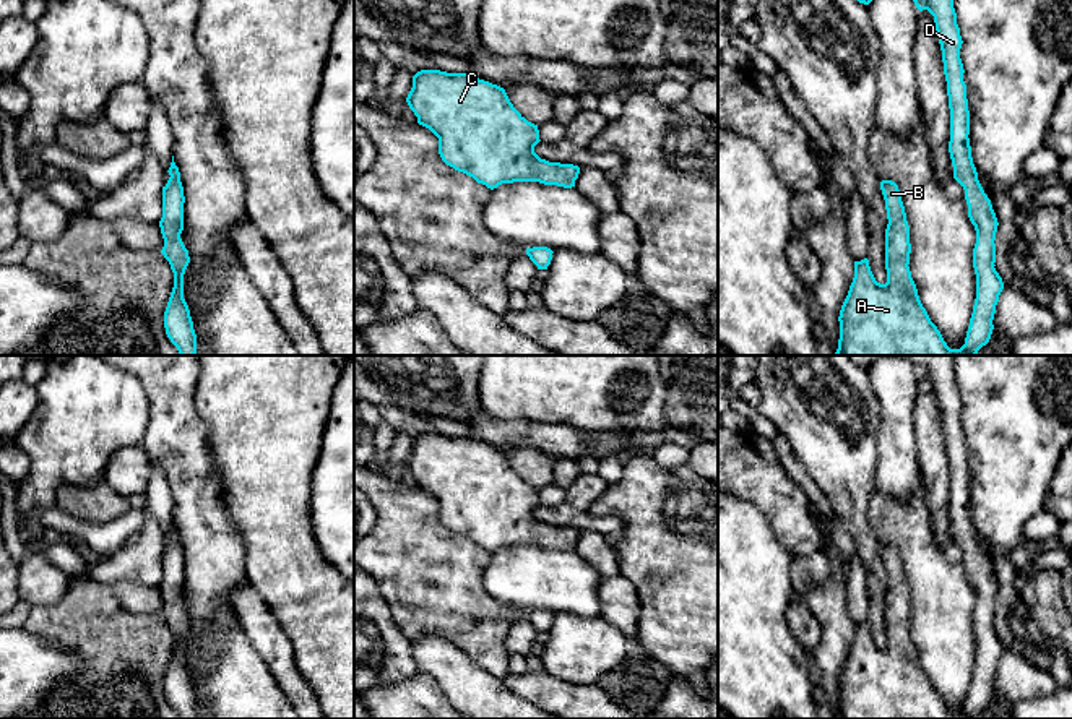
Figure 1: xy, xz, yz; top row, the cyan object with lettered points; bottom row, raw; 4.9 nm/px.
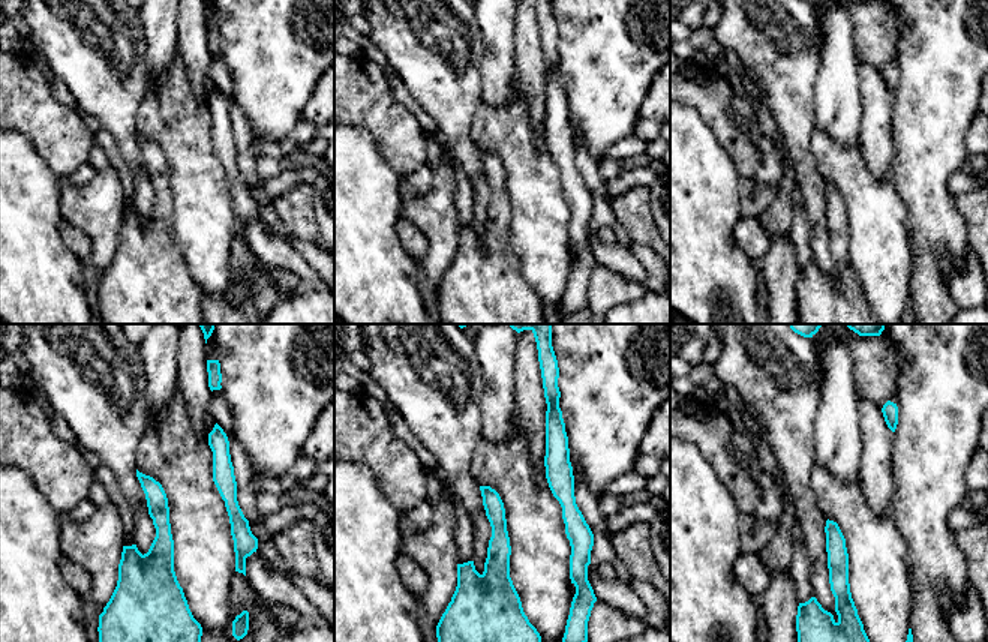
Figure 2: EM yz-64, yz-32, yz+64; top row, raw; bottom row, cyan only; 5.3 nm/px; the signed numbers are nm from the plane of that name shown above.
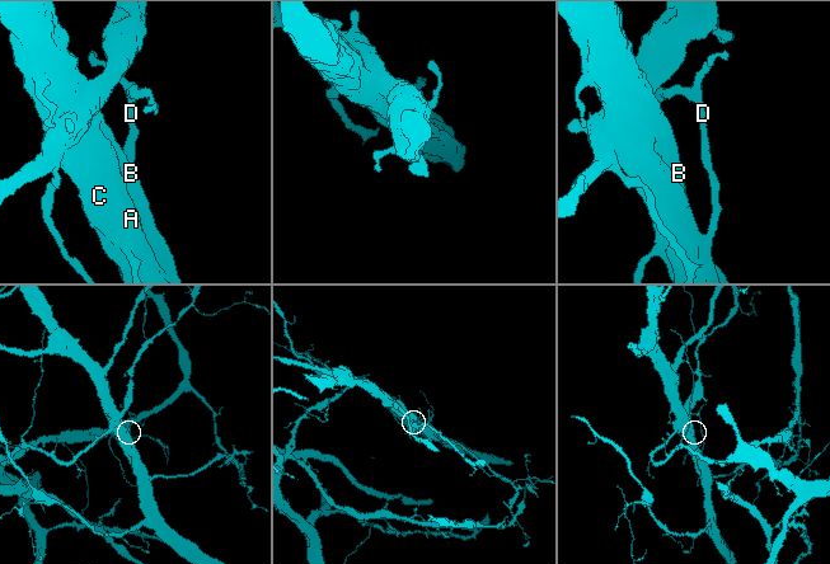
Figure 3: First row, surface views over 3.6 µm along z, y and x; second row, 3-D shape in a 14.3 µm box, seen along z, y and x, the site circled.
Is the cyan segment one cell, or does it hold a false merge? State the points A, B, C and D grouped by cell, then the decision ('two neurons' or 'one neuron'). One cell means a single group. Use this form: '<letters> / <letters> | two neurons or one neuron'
A B C / D | two neurons

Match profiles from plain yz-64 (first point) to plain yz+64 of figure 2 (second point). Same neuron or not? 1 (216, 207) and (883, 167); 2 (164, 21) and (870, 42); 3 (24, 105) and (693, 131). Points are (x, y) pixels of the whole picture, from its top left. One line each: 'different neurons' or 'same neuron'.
1: different neurons
2: different neurons
3: different neurons

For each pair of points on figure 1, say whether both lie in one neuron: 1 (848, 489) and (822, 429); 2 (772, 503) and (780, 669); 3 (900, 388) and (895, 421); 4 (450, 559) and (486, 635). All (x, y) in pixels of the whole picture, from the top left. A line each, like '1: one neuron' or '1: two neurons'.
1: one neuron
2: two neurons
3: one neuron
4: one neuron

